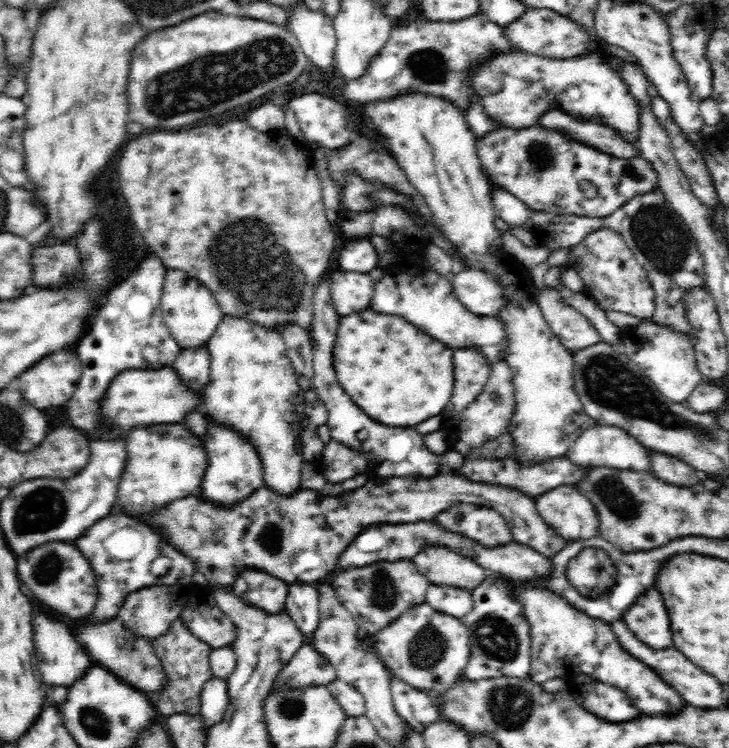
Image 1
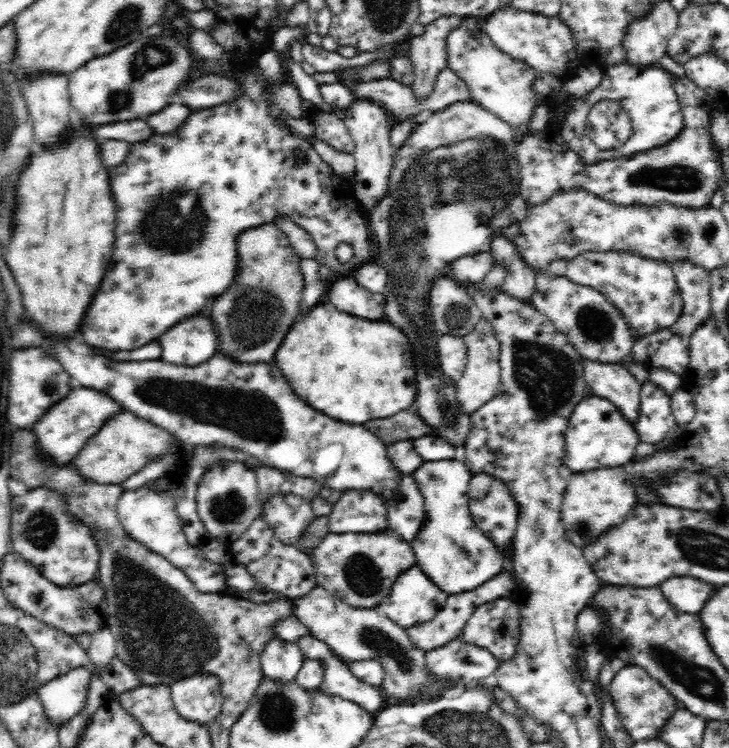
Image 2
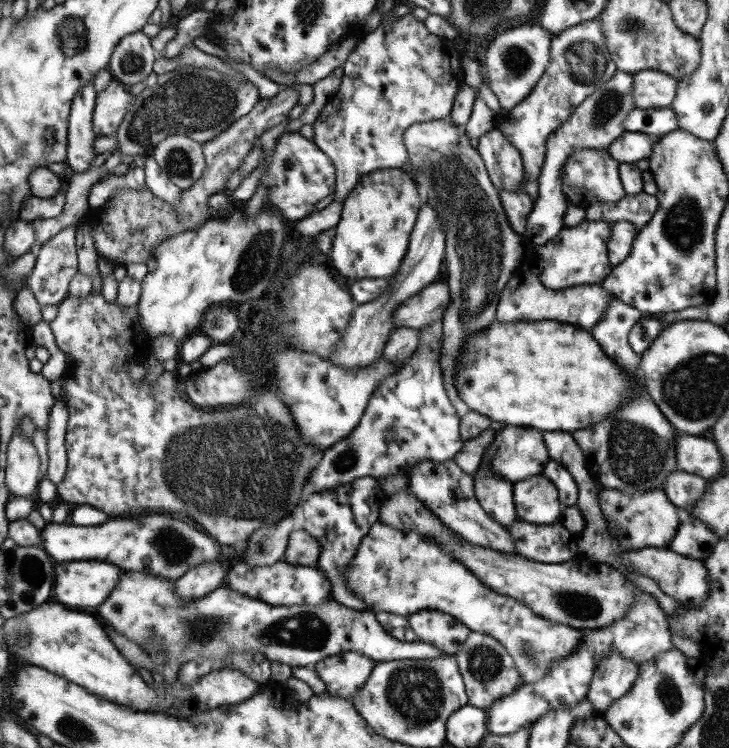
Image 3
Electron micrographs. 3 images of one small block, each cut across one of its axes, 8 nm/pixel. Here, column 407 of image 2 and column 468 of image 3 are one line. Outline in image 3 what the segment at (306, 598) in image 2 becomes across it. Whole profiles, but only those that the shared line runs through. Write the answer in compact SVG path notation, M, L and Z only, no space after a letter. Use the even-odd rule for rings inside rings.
M469 631L467 639L463 641L463 647L453 655L463 680L468 699L467 705L474 708L487 710L495 700L511 694L521 683L517 669L507 651L494 638L483 633Z

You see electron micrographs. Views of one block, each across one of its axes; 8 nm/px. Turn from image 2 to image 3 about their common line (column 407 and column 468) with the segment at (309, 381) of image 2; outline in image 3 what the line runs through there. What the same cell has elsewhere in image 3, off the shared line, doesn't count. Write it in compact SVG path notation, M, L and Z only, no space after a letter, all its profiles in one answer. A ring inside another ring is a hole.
M493 322L469 336L455 364L455 390L461 402L489 420L537 430L579 430L611 414L625 400L625 376L595 344L590 331L559 322Z

